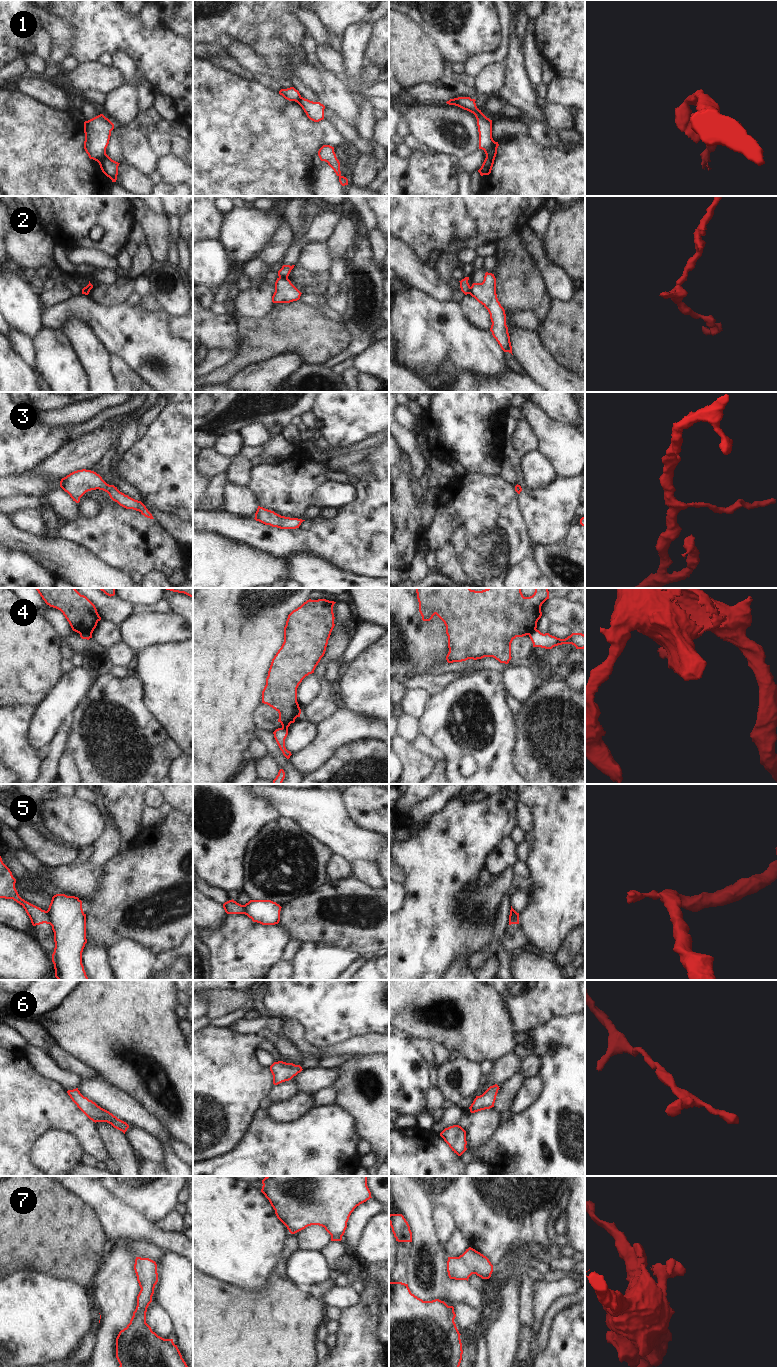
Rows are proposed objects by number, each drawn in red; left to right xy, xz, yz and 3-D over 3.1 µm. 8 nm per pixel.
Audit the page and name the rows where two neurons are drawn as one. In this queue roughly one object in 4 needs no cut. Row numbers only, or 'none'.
1, 2, 4, 5, 7.

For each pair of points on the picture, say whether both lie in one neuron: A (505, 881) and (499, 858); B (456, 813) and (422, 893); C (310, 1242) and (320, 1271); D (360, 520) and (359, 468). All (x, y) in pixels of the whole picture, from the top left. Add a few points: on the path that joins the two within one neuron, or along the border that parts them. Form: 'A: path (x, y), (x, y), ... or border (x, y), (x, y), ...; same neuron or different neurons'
A: border (512, 866), (496, 875), (486, 876); different neurons
B: path (456, 833), (456, 844), (442, 861), (440, 873); same neuron
C: border (299, 1249), (315, 1250), (319, 1253); different neurons
D: border (365, 460), (369, 467), (358, 478); different neurons

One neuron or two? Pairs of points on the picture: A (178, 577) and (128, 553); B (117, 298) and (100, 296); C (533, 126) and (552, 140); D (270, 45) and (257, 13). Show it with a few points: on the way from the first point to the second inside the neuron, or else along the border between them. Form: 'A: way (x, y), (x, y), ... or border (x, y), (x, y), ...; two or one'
A: border (182, 571), (176, 571), (170, 577); two
B: way (113, 296), (104, 296); one
C: way (538, 131), (547, 137); one
D: border (280, 24), (260, 21), (248, 42); two

